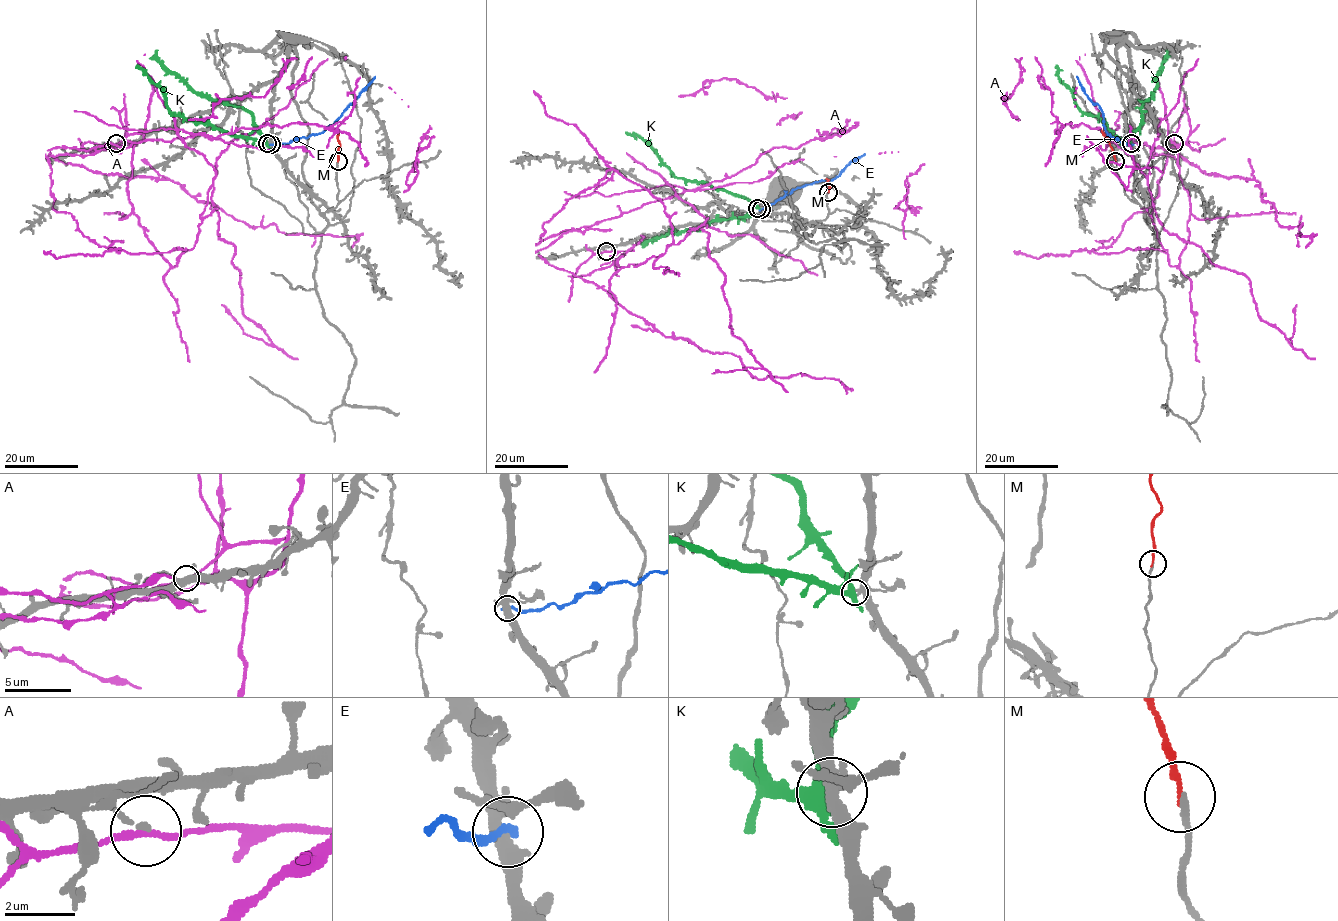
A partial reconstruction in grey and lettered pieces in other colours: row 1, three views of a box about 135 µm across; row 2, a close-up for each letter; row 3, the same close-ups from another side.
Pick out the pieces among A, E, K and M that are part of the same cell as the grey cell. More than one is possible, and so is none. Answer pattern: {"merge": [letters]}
{"merge": ["M"]}

